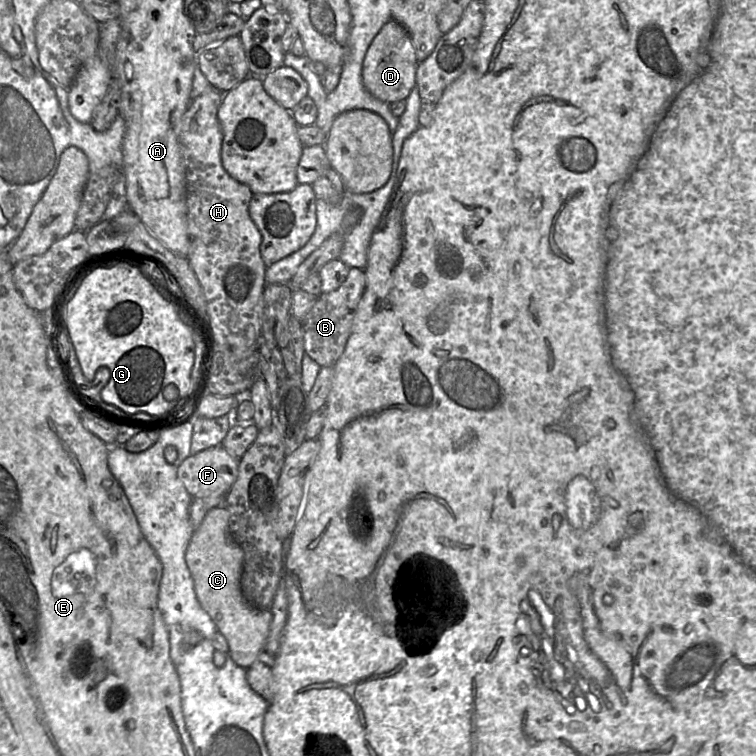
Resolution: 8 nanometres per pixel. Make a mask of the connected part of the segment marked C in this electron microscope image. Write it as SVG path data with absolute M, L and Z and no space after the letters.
M224 505L210 509L200 526L194 530L187 546L185 559L200 605L211 617L217 630L226 638L229 646L228 655L239 667L247 670L264 649L273 616L270 610L257 608L250 604L243 594L241 578L244 568L244 551L230 533L229 519L230 513Z

